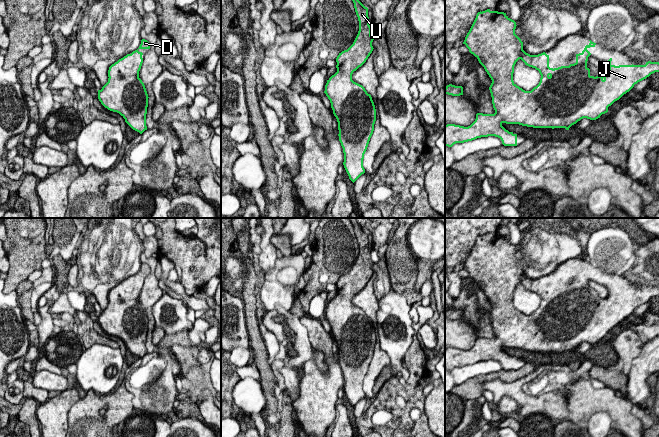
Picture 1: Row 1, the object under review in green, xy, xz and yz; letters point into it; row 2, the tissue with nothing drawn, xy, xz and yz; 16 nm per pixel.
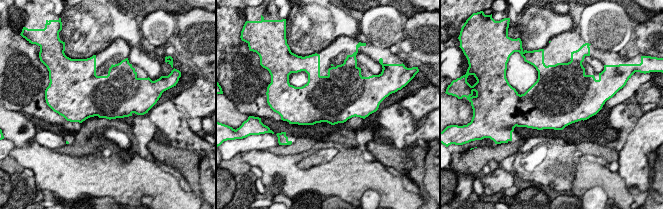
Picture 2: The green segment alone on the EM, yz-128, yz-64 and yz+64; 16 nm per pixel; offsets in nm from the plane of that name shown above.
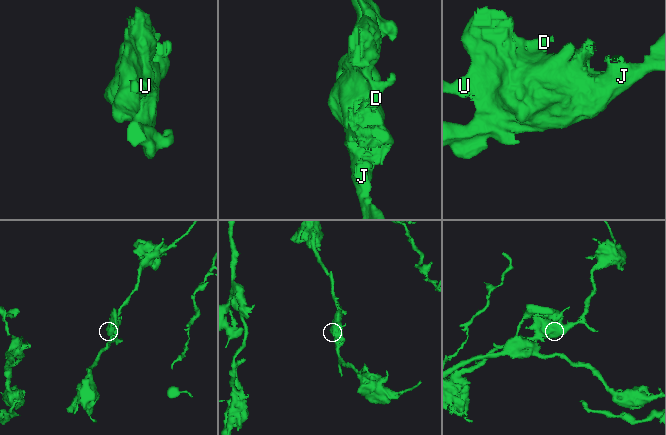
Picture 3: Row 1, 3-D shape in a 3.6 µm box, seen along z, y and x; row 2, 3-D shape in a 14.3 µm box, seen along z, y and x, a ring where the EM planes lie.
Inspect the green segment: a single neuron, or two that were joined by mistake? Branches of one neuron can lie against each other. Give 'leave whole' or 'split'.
leave whole

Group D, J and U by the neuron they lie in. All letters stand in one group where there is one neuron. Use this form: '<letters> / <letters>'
D J U

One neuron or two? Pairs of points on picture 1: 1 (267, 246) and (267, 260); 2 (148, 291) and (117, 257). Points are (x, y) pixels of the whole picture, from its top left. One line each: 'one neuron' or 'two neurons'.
1: one neuron
2: two neurons

